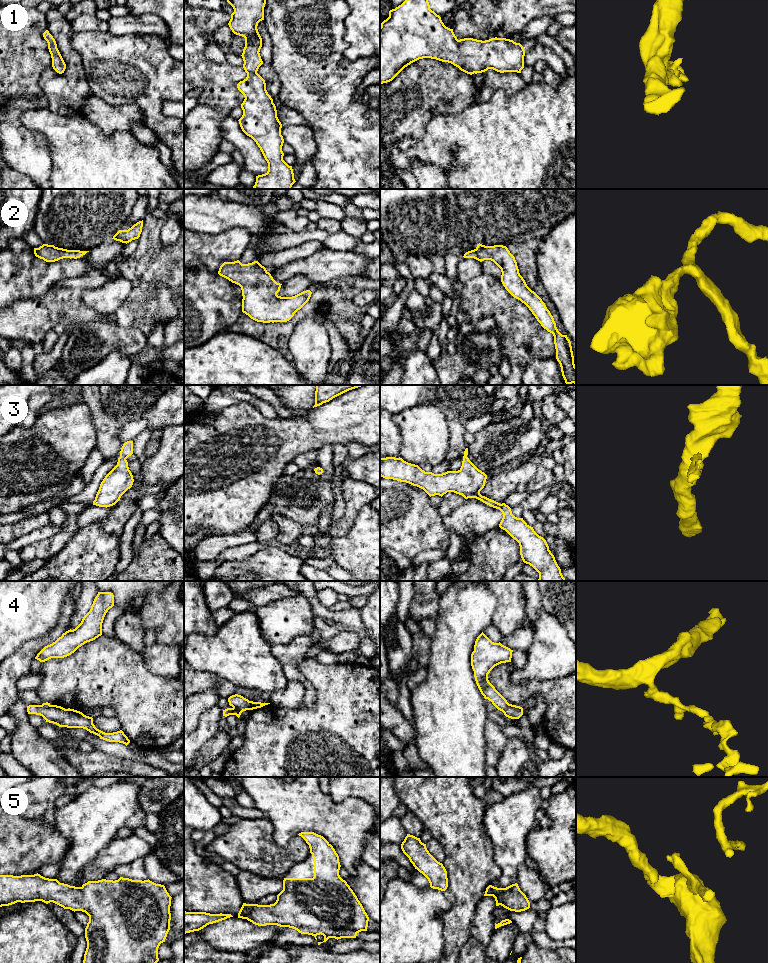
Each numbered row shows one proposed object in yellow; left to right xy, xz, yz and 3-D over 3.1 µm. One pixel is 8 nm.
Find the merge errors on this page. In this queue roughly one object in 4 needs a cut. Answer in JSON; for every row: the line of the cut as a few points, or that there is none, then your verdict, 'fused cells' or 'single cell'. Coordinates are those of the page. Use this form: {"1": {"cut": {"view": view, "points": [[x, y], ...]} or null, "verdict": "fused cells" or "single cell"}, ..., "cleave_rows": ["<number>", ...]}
{"1": {"cut": null, "verdict": "single cell"}, "2": {"cut": null, "verdict": "single cell"}, "3": {"cut": null, "verdict": "single cell"}, "4": {"cut": {"view": "xz", "points": [[250, 701], [244, 710]]}, "verdict": "fused cells"}, "5": {"cut": null, "verdict": "single cell"}, "cleave_rows": ["4"]}

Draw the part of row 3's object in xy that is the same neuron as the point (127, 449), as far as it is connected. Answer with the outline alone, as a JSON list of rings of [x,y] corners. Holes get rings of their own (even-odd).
[[[127,441],[121,448],[117,465],[101,482],[93,505],[106,508],[113,506],[120,500],[121,496],[132,487],[134,479],[126,460],[132,454],[133,441]]]

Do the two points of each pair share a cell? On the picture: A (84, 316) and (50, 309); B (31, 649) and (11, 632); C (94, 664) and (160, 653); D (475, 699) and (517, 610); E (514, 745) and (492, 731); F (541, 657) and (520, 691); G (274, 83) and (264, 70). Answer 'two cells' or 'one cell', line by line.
A: one cell
B: two cells
C: two cells
D: two cells
E: two cells
F: two cells
G: one cell

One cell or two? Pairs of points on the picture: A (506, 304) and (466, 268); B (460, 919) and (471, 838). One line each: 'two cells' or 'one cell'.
A: two cells
B: one cell

